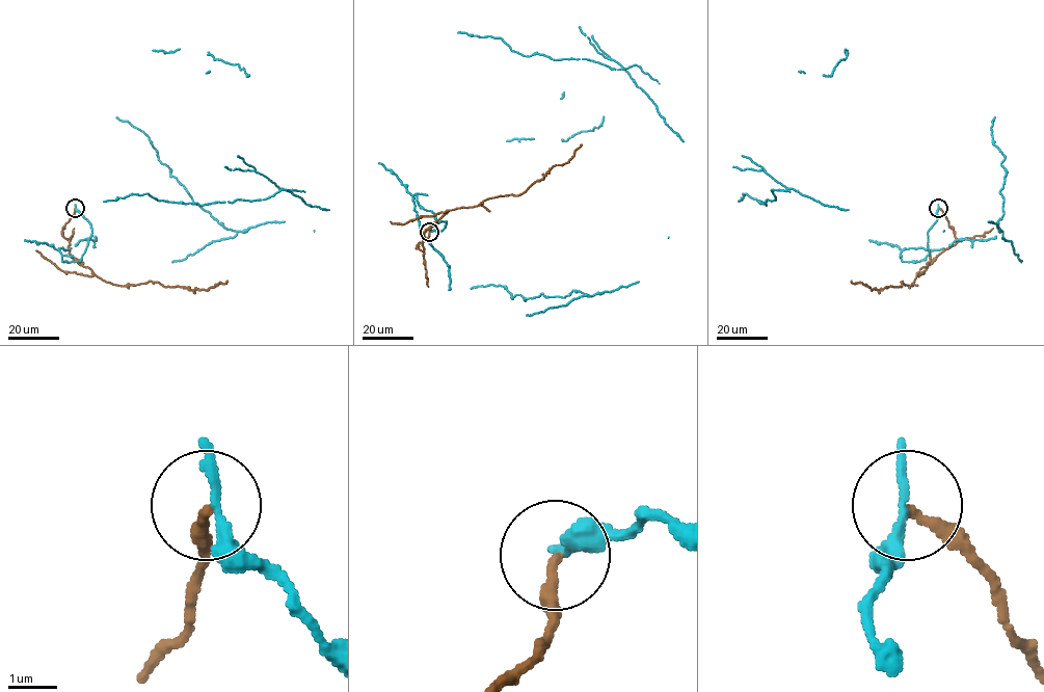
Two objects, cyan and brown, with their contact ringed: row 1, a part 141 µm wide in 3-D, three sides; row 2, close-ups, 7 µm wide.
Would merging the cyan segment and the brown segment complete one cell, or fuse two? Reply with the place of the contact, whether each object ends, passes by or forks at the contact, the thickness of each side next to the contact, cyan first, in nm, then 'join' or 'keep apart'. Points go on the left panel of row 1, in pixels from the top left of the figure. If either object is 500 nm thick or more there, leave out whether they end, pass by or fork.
at (75, 208); cyan ends there; brown ends there; 240 nm thick on the cyan side, 200 nm on the other; keep apart

